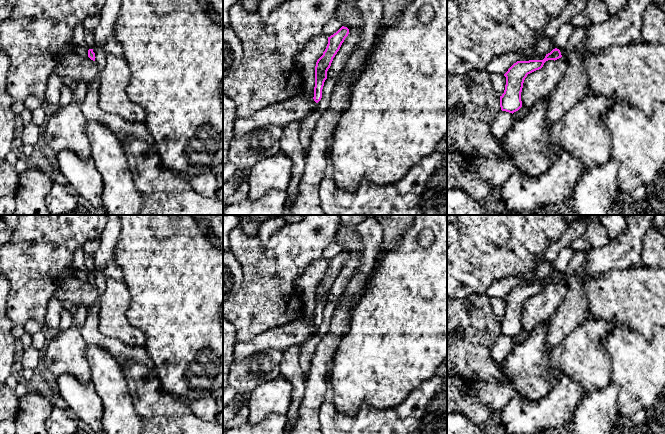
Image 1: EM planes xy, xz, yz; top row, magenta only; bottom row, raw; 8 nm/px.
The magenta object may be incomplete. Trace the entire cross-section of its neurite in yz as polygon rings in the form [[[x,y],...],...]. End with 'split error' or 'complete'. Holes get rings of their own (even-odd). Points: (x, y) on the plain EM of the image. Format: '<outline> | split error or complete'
[[[555,272],[546,278],[543,284],[517,285],[504,298],[506,309],[504,317],[500,320],[500,331],[502,335],[514,337],[522,331],[521,316],[523,307],[528,298],[539,294],[548,284],[561,282],[561,276]]] | complete

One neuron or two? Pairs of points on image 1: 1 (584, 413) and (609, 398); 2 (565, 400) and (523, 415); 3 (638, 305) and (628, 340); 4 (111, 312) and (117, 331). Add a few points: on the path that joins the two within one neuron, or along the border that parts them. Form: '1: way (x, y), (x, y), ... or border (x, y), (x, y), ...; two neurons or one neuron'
1: way (590, 413), (603, 403); one neuron
2: way (555, 408), (541, 415), (533, 415); one neuron
3: border (654, 327), (649, 340), (627, 328), (610, 334); two neurons
4: way (112, 317), (112, 321), (116, 326); one neuron

